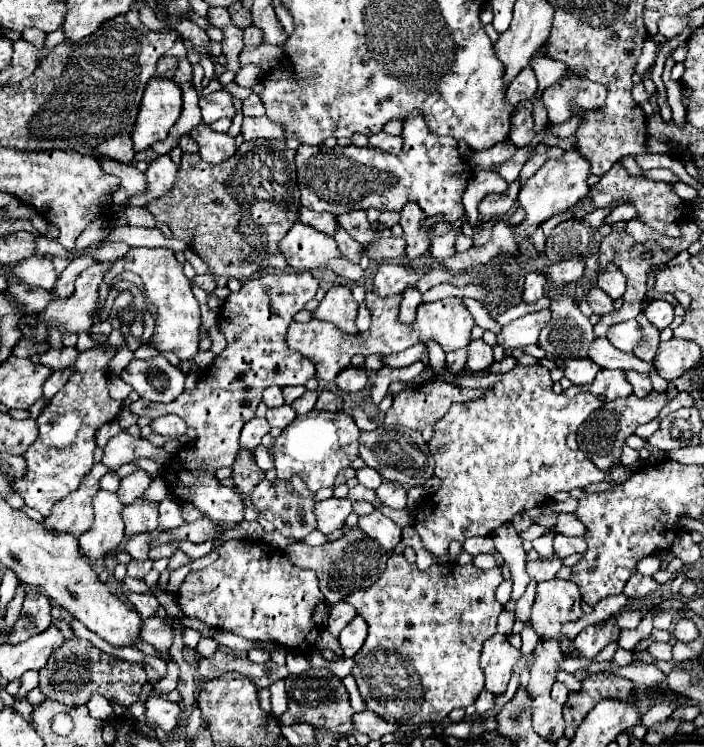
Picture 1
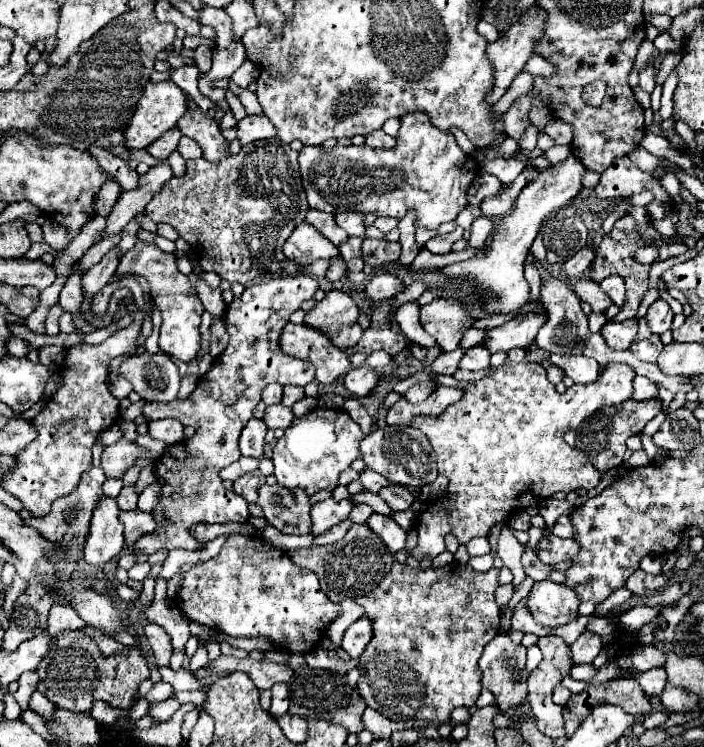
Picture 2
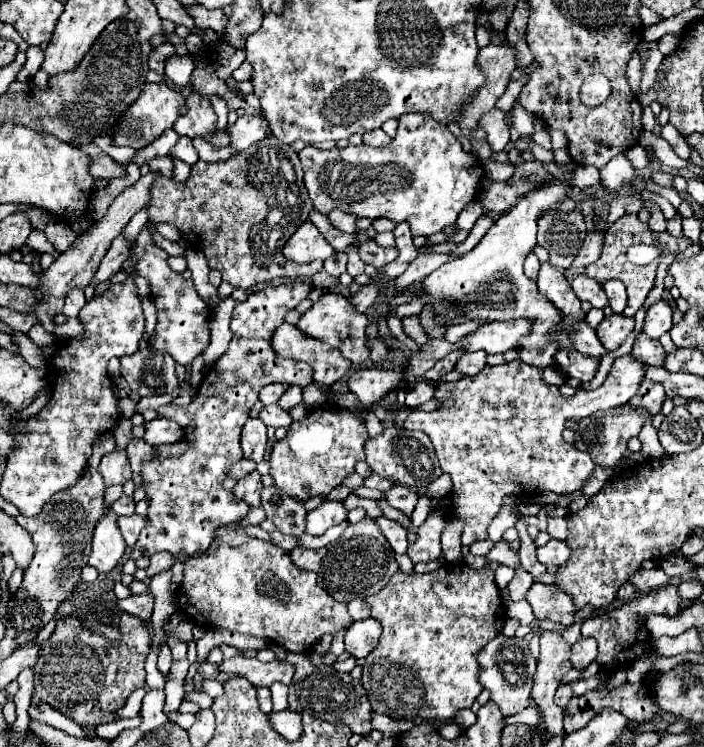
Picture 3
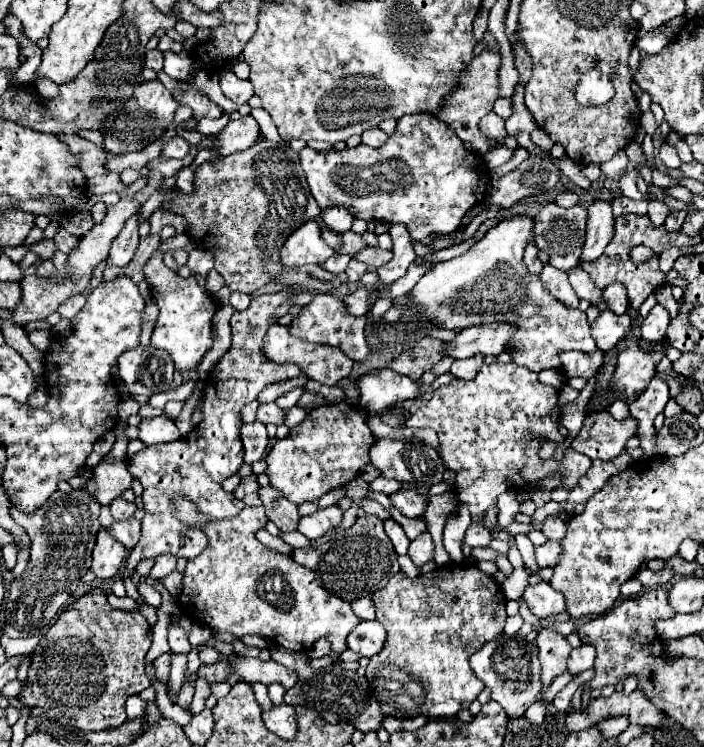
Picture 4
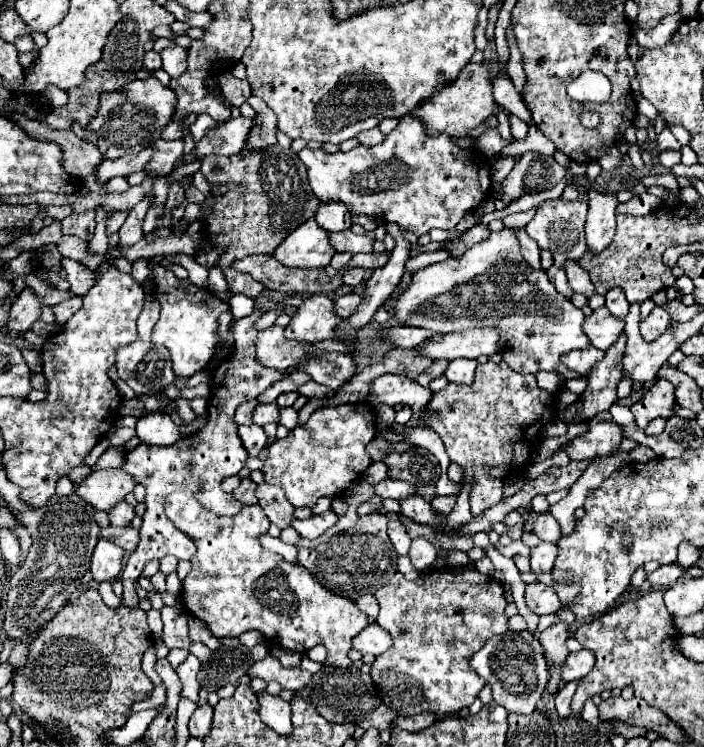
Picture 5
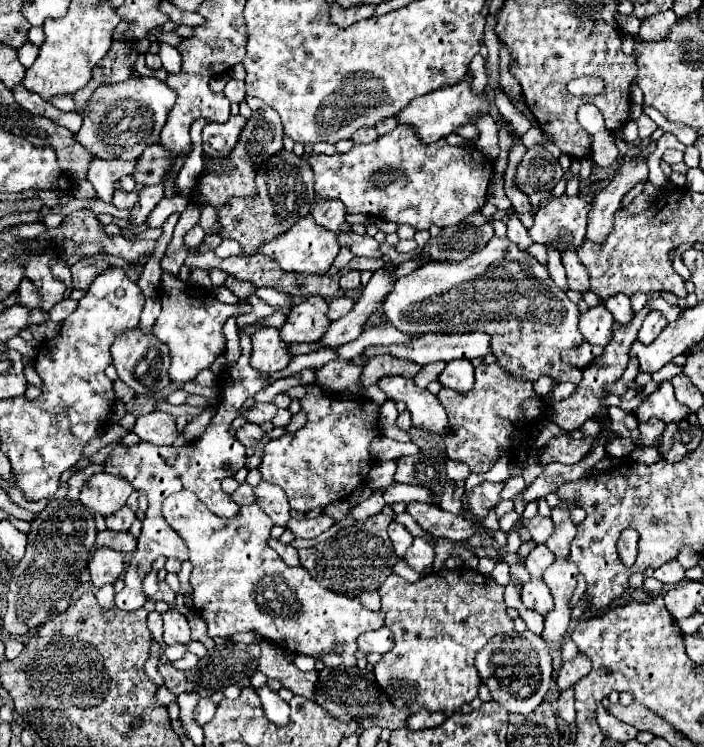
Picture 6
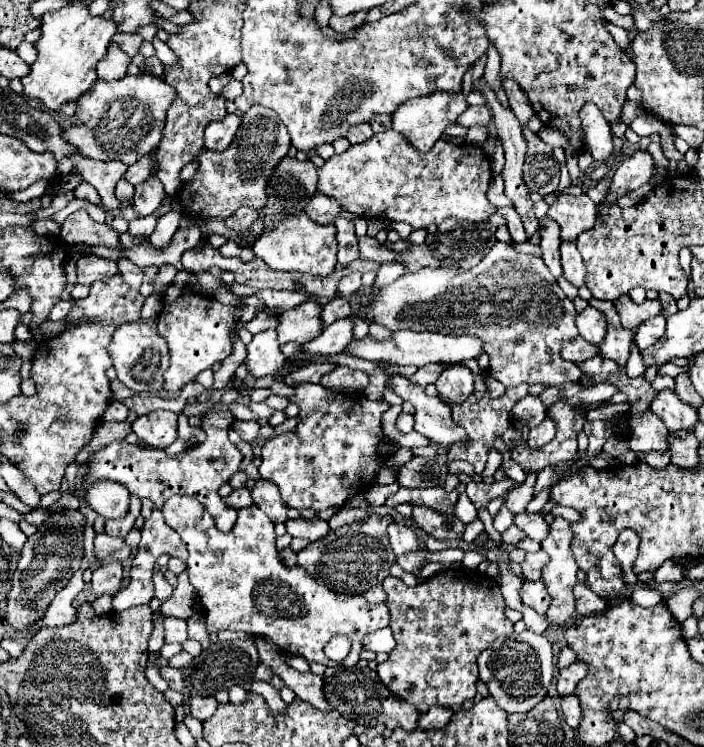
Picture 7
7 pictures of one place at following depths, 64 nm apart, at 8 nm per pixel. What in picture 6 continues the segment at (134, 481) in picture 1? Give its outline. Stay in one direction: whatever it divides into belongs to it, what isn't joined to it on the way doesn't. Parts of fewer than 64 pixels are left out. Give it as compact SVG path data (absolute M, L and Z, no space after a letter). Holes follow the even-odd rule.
M124 506L120 512L116 512L116 516L108 516L106 518L106 526L112 532L128 532L132 522L134 522L134 518L136 518L134 512L128 506Z

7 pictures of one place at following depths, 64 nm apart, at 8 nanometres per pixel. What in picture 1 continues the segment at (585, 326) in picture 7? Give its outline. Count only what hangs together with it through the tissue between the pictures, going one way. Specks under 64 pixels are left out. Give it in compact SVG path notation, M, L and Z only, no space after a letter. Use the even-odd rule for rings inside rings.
M626 320L622 324L614 324L610 330L608 330L608 336L610 344L618 350L624 350L624 352L632 352L632 348L640 342L642 338L642 330L638 326L636 320Z

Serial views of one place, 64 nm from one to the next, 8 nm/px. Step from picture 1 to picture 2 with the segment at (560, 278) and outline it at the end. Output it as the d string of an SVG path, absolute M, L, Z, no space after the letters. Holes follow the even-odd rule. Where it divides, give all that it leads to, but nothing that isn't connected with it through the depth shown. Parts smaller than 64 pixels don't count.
M584 246L568 262L562 264L562 274L564 276L570 276L570 278L578 278L578 276L582 276L590 268L592 260L594 260L592 246Z

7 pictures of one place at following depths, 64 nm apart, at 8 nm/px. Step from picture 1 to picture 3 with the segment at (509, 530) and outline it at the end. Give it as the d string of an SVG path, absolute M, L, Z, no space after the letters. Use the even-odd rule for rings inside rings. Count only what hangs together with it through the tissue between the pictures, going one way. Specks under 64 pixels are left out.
M500 540L500 542L496 544L496 548L492 548L492 550L486 554L486 558L488 558L488 560L496 560L496 562L506 564L506 566L512 566L512 568L518 564L518 554L512 552L510 546L508 546L508 542L504 542L504 540Z

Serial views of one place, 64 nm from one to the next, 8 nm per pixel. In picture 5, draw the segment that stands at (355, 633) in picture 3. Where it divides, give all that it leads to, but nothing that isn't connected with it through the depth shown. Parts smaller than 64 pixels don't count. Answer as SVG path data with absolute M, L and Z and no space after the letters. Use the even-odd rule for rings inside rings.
M372 624L372 626L364 628L364 632L360 632L352 642L360 654L380 656L382 652L386 652L392 646L392 636L382 626Z

